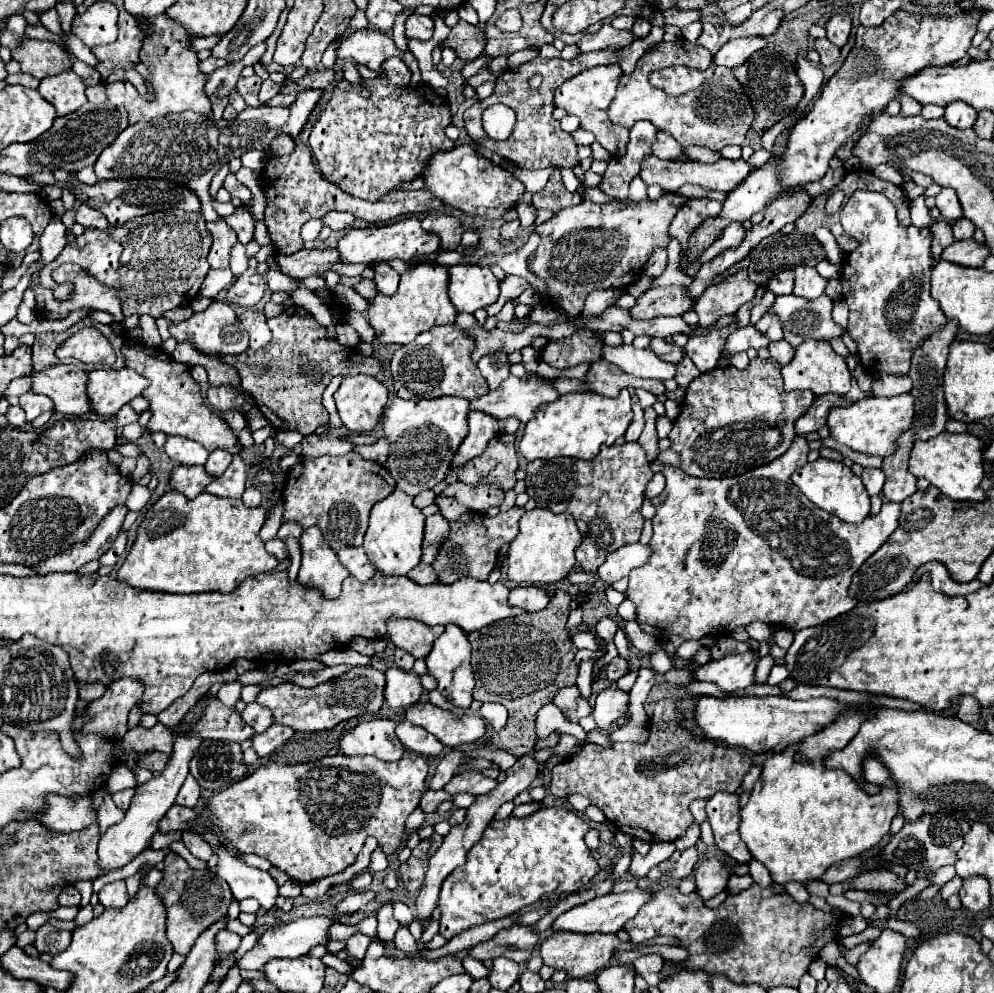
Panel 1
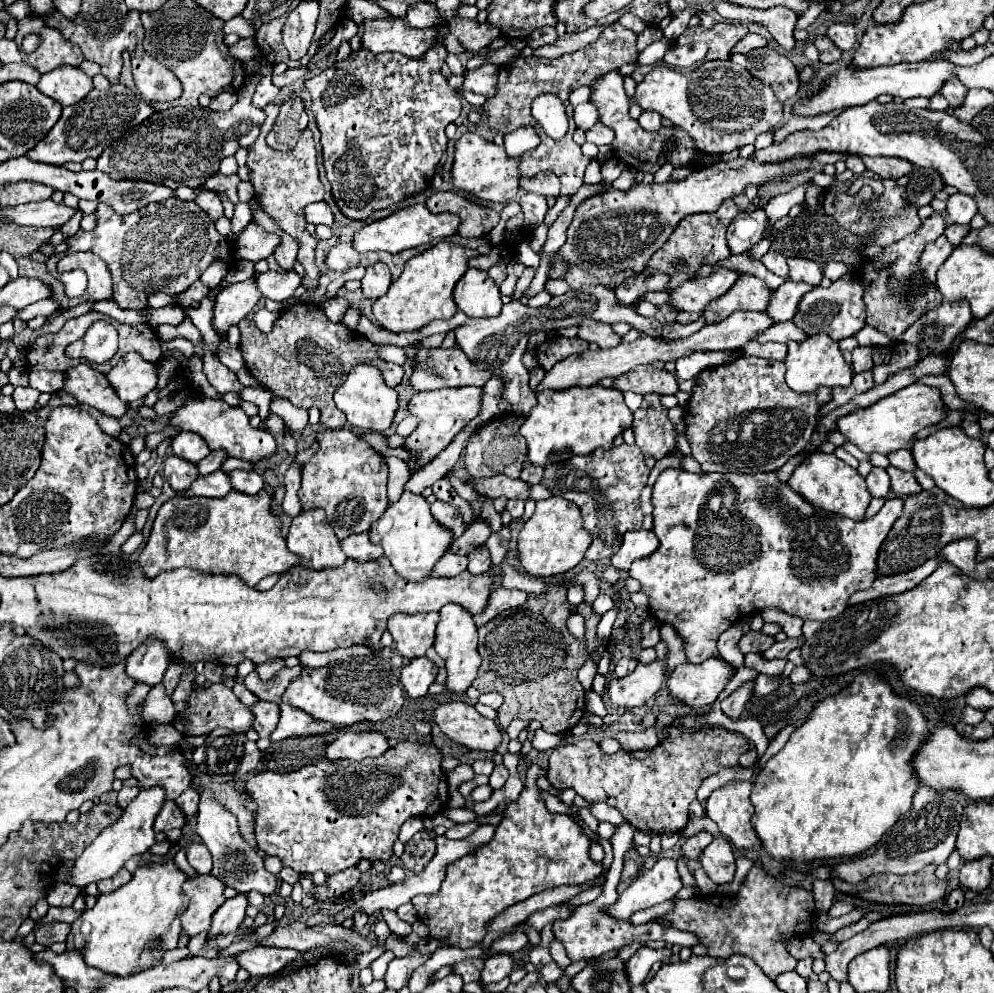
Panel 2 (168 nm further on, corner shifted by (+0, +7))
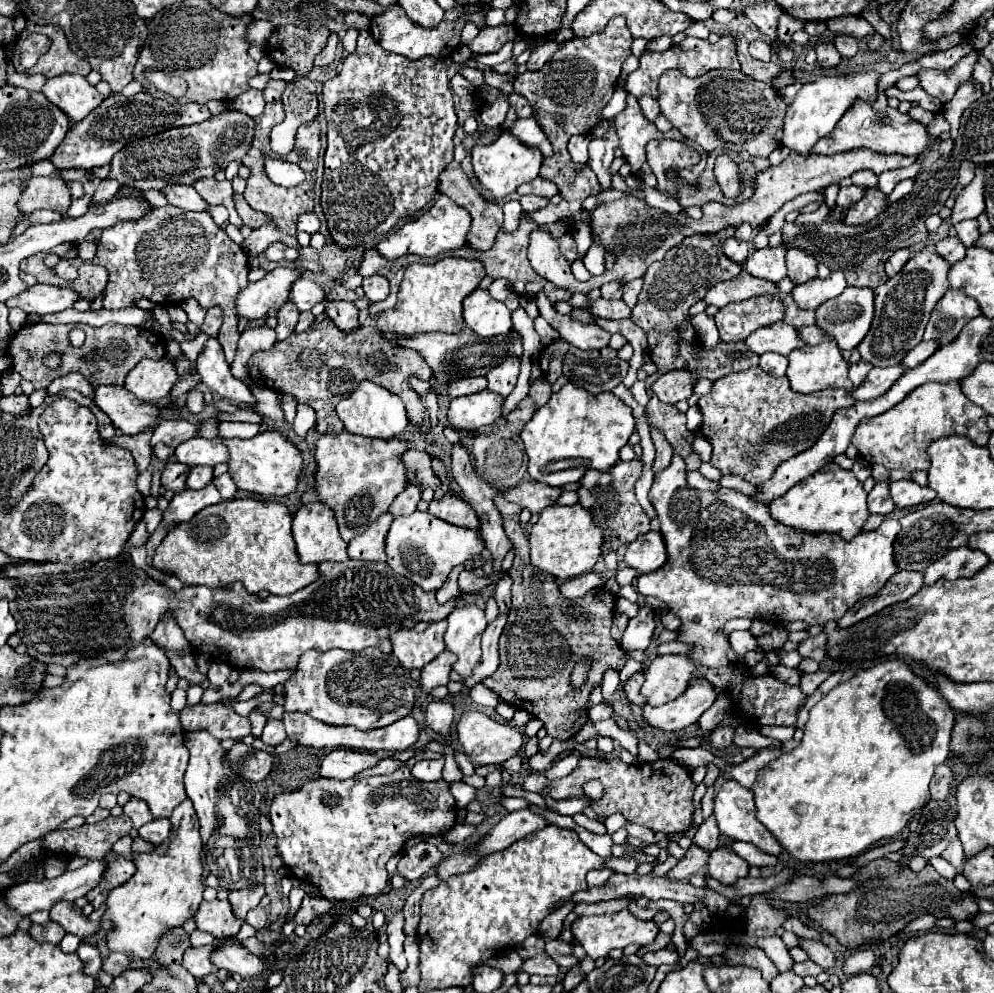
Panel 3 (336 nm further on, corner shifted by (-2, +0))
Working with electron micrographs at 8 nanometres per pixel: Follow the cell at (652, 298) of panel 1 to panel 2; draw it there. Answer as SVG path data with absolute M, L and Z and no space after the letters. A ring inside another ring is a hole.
M719 268L717 272L709 274L701 280L687 280L681 286L669 290L669 306L679 312L701 312L711 300L725 294L733 282L737 280L739 272Z

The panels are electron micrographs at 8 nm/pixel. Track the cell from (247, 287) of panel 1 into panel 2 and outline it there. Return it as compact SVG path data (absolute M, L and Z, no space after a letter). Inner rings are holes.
M267 270L267 272L261 272L261 274L255 274L255 284L259 288L259 292L265 296L265 298L273 298L273 300L287 300L295 288L301 284L301 278L297 272L273 272L273 270Z

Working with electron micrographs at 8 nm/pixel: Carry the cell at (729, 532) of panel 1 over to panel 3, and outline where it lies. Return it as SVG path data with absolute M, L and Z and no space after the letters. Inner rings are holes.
M677 453L673 455L669 467L655 473L649 501L653 503L661 521L661 533L669 559L661 569L641 575L637 579L637 591L645 597L663 599L671 613L683 621L679 641L695 645L695 649L689 653L693 661L699 661L711 669L729 665L725 655L729 649L729 639L719 631L719 627L723 627L723 623L729 619L745 617L767 619L771 623L805 621L809 625L825 625L829 619L841 619L859 599L877 593L889 581L889 577L899 571L893 559L893 541L899 533L899 523L895 519L887 517L879 529L859 533L853 541L843 541L841 537L825 533L815 537L807 533L799 535L799 531L787 529L771 519L767 507L755 505L751 497L733 489L719 489L717 493L697 491L687 485L685 475L685 461Z

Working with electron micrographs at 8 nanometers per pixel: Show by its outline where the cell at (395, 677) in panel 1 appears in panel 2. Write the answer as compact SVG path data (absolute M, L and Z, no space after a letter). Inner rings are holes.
M425 656L417 658L417 660L411 660L411 664L403 666L401 686L403 686L405 694L411 696L411 698L425 696L427 688L435 682L433 668L435 668L435 676L437 676L437 666L433 666L433 662L429 662Z

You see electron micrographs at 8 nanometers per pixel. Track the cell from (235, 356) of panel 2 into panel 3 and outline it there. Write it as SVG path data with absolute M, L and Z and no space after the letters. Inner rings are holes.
M165 205L143 217L143 221L103 229L93 263L103 265L109 271L103 299L105 309L131 307L141 297L165 307L189 297L195 297L203 307L219 306L223 309L223 325L217 339L223 345L227 363L233 363L239 341L235 299L237 293L247 287L249 263L245 251L213 223L213 217L207 211L193 213Z

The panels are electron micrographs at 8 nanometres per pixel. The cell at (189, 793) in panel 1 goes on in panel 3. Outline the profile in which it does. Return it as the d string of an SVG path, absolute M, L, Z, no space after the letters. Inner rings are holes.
M185 799L171 815L171 835L161 845L155 845L149 853L133 853L137 861L135 875L109 891L107 911L103 919L115 923L113 931L107 935L111 949L109 959L103 961L103 969L117 977L129 965L129 953L137 957L151 957L159 937L173 927L181 927L189 917L193 917L203 901L203 863L201 863L201 837L199 821L191 799Z

